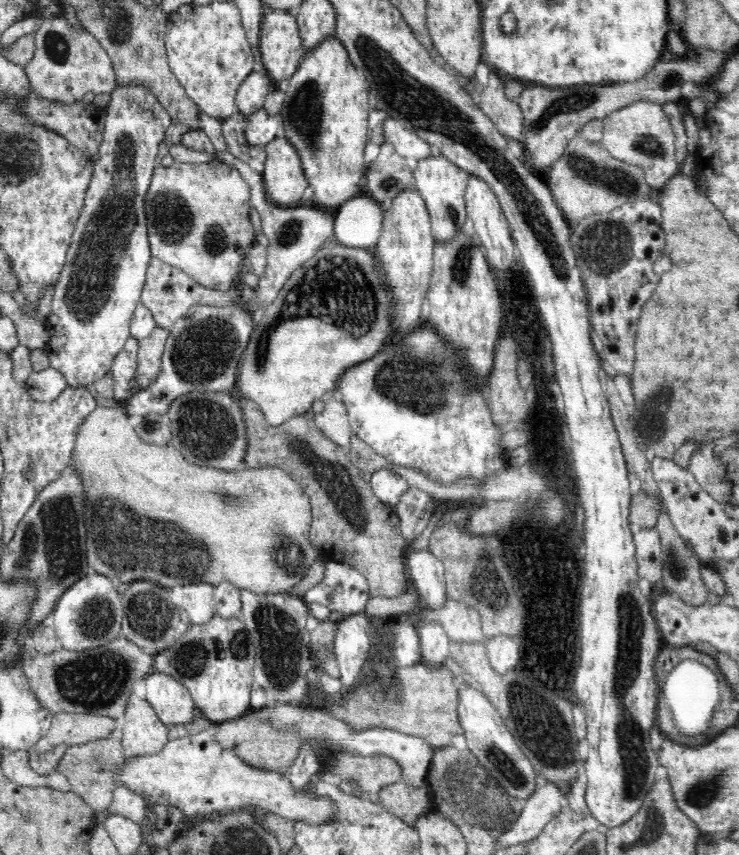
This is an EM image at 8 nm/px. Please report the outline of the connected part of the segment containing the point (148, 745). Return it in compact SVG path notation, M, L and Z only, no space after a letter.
M134 693L129 696L120 730L127 756L156 754L169 741L168 728L158 718L153 706Z

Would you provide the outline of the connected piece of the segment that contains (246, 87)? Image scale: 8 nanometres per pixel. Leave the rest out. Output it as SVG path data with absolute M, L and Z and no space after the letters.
M252 71L237 90L235 103L238 111L244 115L244 118L248 118L256 110L263 108L269 92L268 77Z

